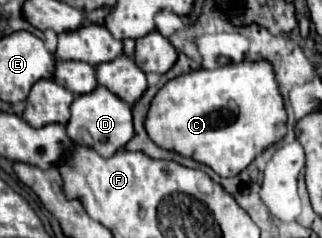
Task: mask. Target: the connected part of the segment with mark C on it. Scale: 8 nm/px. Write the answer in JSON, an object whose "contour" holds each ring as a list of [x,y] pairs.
{"contour":[[[267,61],[179,75],[157,91],[145,115],[145,131],[155,145],[211,167],[219,177],[239,175],[265,147],[283,139],[285,123],[283,97]]]}

